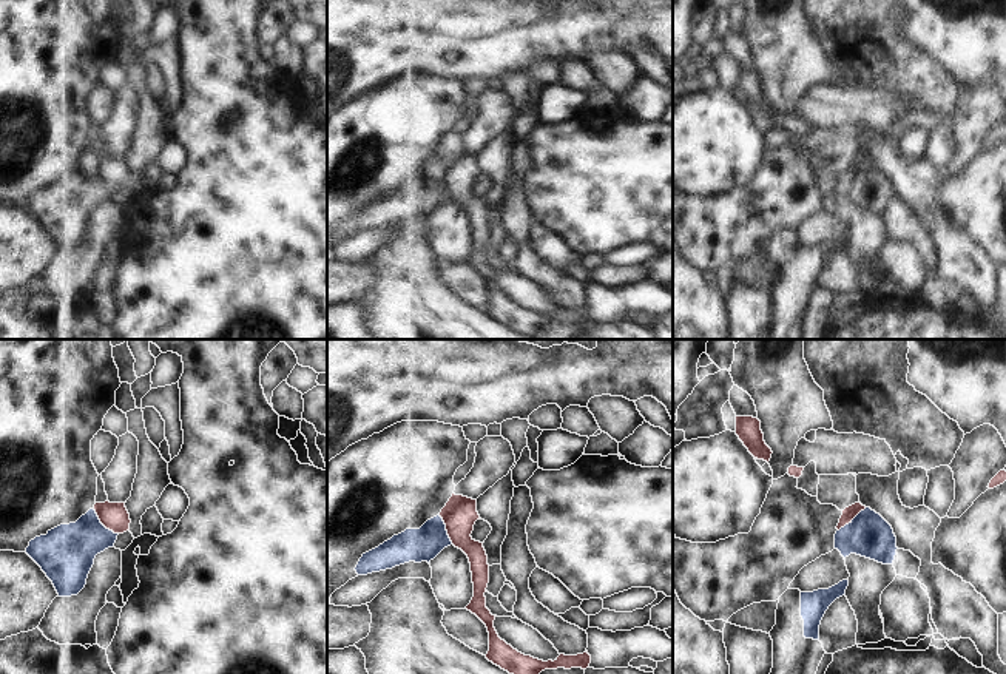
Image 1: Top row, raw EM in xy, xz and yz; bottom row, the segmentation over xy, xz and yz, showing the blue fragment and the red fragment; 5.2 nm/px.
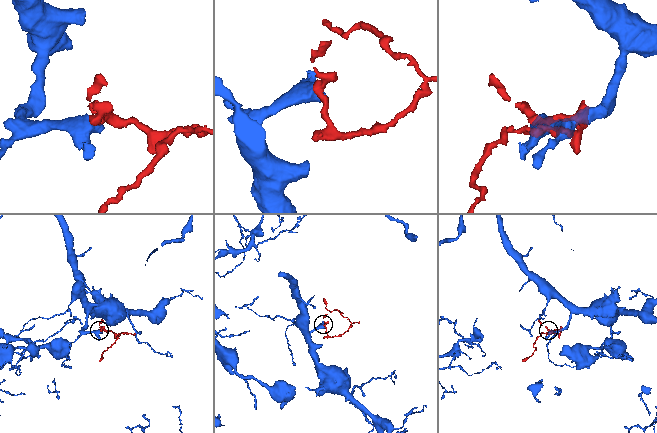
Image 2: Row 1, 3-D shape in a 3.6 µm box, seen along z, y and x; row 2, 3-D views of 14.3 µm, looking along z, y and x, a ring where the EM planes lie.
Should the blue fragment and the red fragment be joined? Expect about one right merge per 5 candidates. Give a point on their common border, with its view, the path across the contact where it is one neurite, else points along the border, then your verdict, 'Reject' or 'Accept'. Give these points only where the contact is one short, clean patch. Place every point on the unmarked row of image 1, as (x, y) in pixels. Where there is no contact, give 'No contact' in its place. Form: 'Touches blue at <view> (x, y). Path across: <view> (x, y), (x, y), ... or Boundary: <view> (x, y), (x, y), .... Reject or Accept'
Touches blue at xy (101, 178). Boundary: xy (93, 162), (97, 173), (118, 188). Reject.

